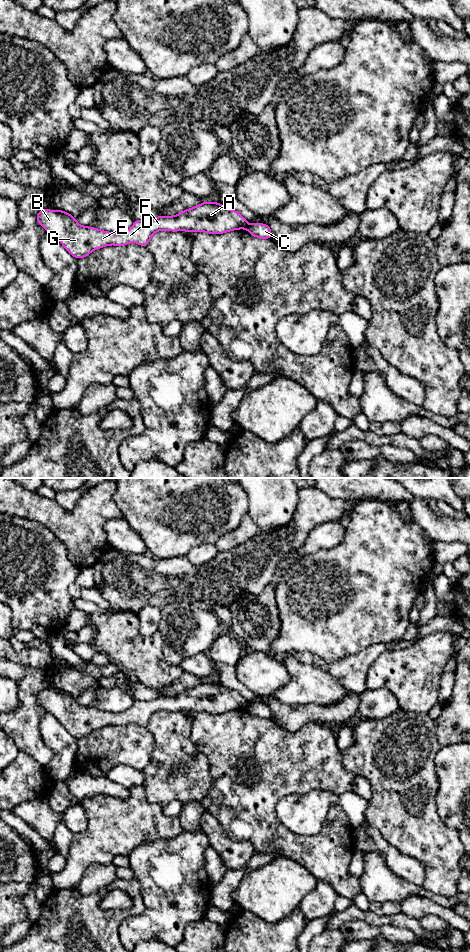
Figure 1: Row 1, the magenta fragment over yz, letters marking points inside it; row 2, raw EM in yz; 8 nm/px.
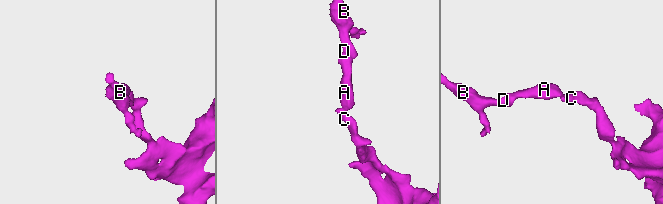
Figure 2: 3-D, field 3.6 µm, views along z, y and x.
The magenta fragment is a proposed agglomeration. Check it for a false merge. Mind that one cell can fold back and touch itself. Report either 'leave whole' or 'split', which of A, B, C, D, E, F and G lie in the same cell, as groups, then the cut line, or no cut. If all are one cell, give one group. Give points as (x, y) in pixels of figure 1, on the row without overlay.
split; groups A B D E F G / C; cut yz (248, 704), (245, 707)

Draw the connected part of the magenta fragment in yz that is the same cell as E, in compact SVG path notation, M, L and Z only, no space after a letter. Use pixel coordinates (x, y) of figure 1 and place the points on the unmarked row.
M203 682L175 696L158 696L152 700L135 700L131 708L121 713L81 706L75 697L63 690L43 689L37 693L36 698L37 702L48 713L57 718L63 727L76 739L87 737L92 731L109 725L124 726L134 722L147 727L152 715L162 710L223 714L233 710L245 709L248 705L247 700L239 692L228 689L218 682Z

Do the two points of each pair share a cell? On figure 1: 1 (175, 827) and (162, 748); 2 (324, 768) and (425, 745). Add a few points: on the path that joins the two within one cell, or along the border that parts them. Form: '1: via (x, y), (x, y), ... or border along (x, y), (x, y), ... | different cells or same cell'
1: border along (144, 791), (148, 801), (158, 803), (162, 807) | different cells
2: border along (342, 753), (343, 766), (362, 777) | different cells

